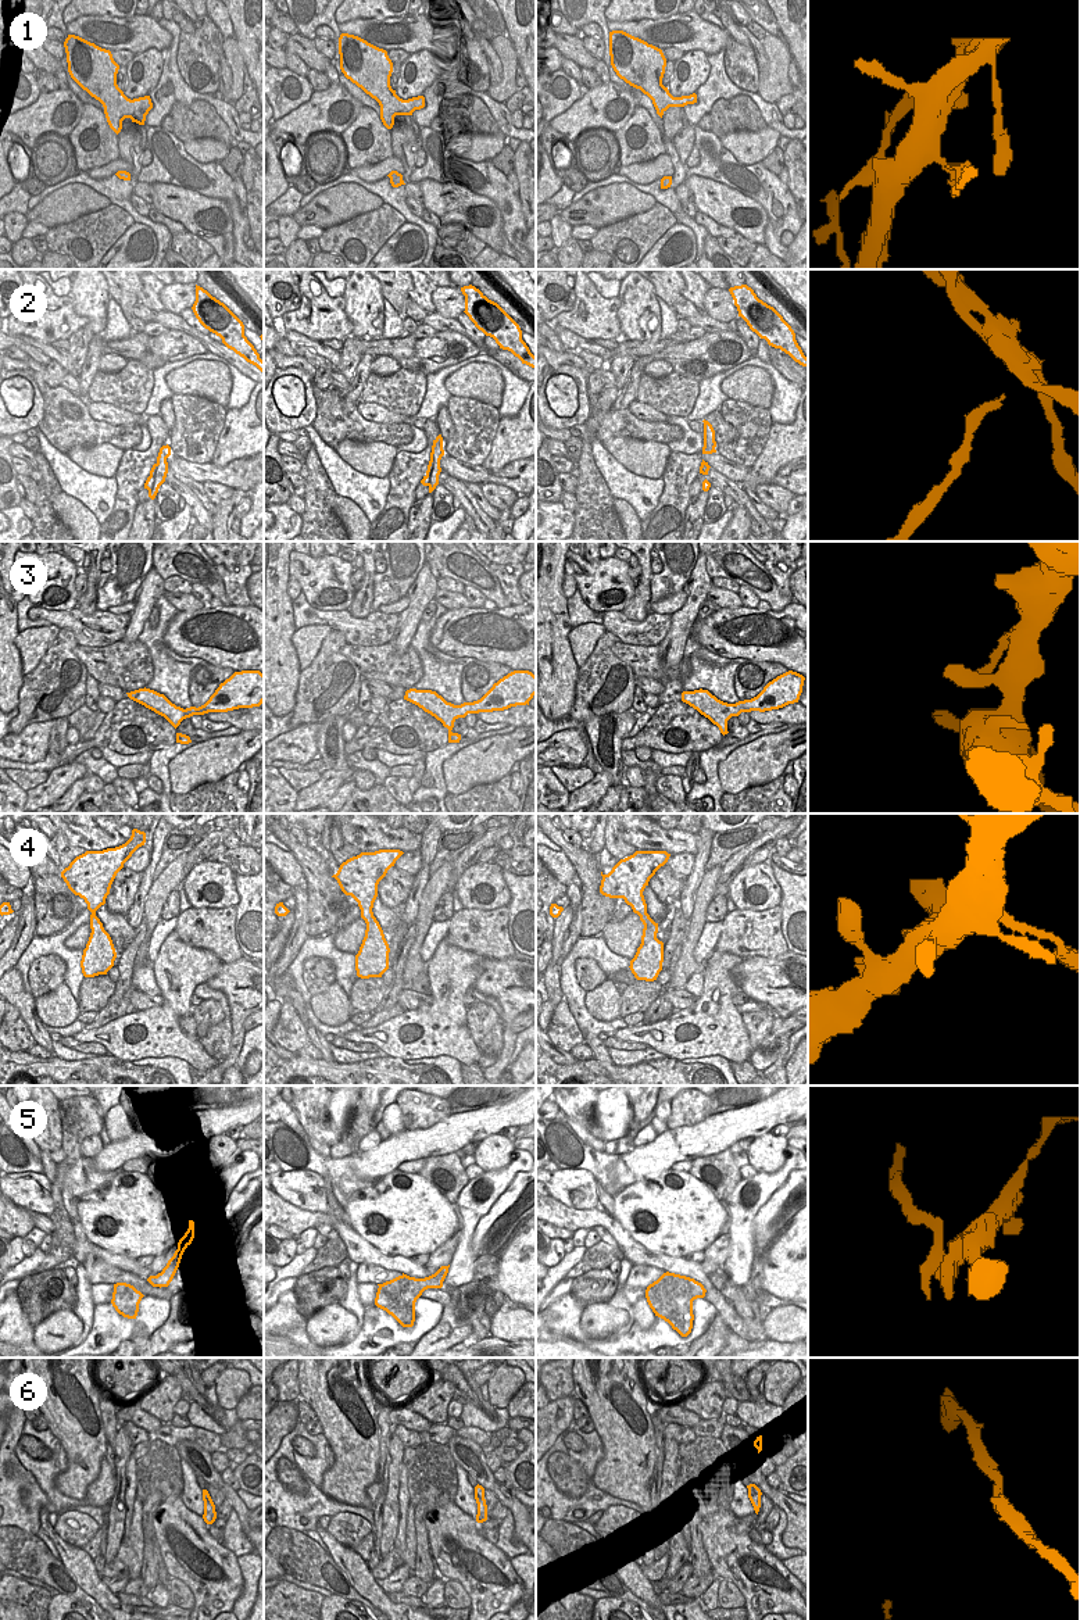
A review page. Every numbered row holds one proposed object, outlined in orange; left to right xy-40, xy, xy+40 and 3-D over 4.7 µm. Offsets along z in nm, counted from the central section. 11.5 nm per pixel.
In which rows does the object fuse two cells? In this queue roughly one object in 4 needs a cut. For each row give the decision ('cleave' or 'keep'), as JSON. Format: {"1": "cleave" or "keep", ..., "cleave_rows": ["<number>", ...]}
{"1": "cleave", "2": "cleave", "3": "keep", "4": "keep", "5": "cleave", "6": "keep", "cleave_rows": ["1", "2", "5"]}

